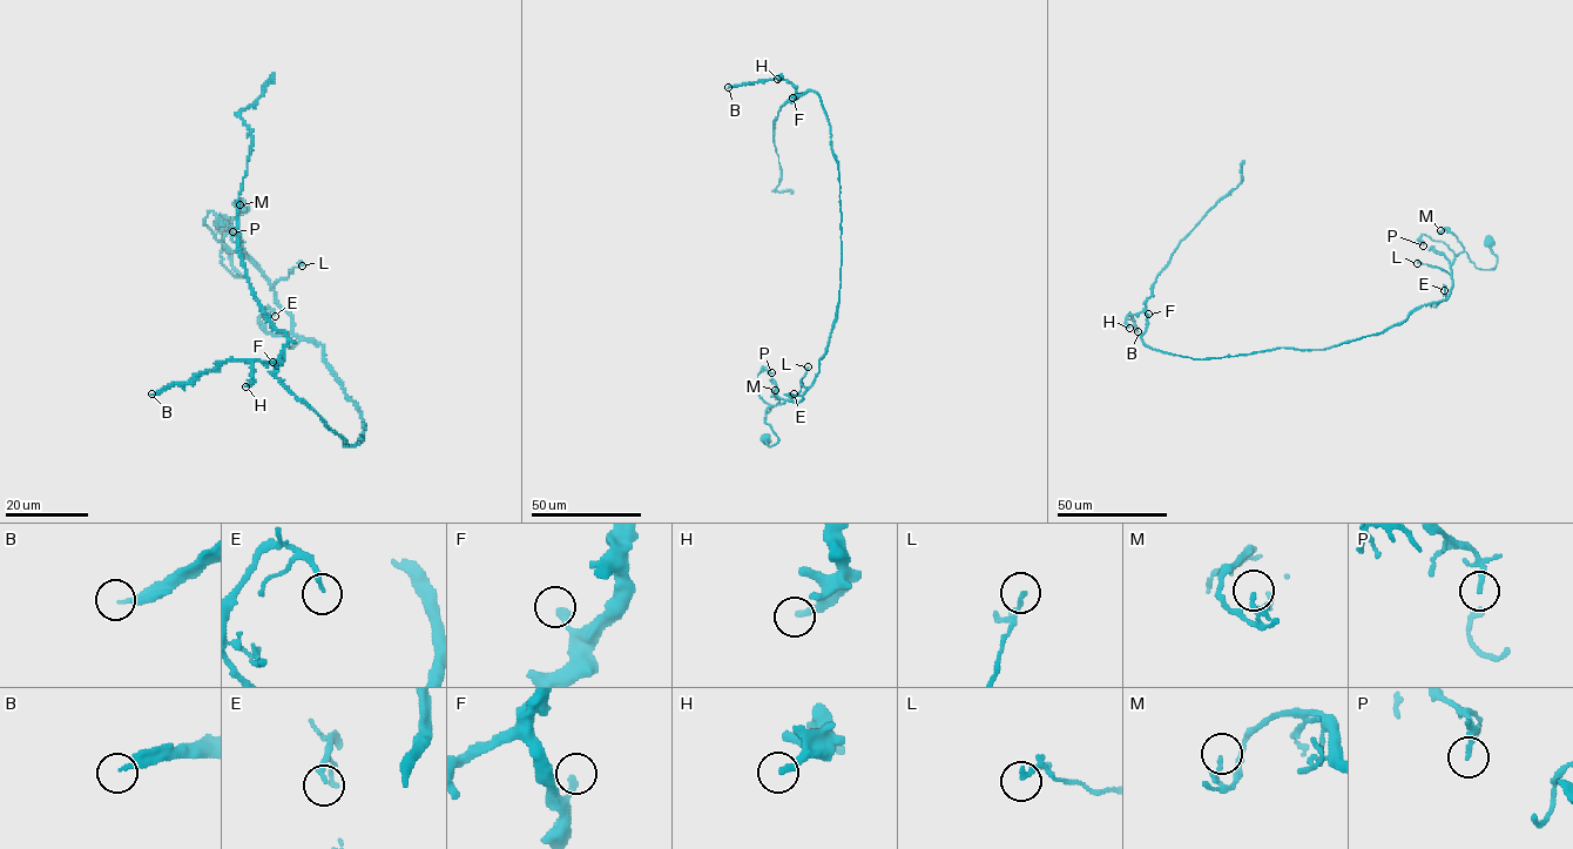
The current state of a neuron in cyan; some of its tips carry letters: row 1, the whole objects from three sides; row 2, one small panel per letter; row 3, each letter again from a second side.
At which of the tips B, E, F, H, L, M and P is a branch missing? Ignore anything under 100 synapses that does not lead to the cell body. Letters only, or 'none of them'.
B

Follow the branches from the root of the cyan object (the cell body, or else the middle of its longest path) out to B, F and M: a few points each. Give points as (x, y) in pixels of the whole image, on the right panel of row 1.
B: (1487, 241), (1493, 269), (1462, 251), (1446, 298), (1323, 349), (1197, 359), (1148, 346), (1143, 311), (1138, 331)
F: (1487, 241), (1493, 269), (1477, 268), (1462, 251), (1446, 298), (1323, 349), (1175, 355), (1142, 342), (1148, 314)
M: (1487, 241), (1497, 263), (1492, 269), (1480, 269), (1447, 228), (1440, 230)

